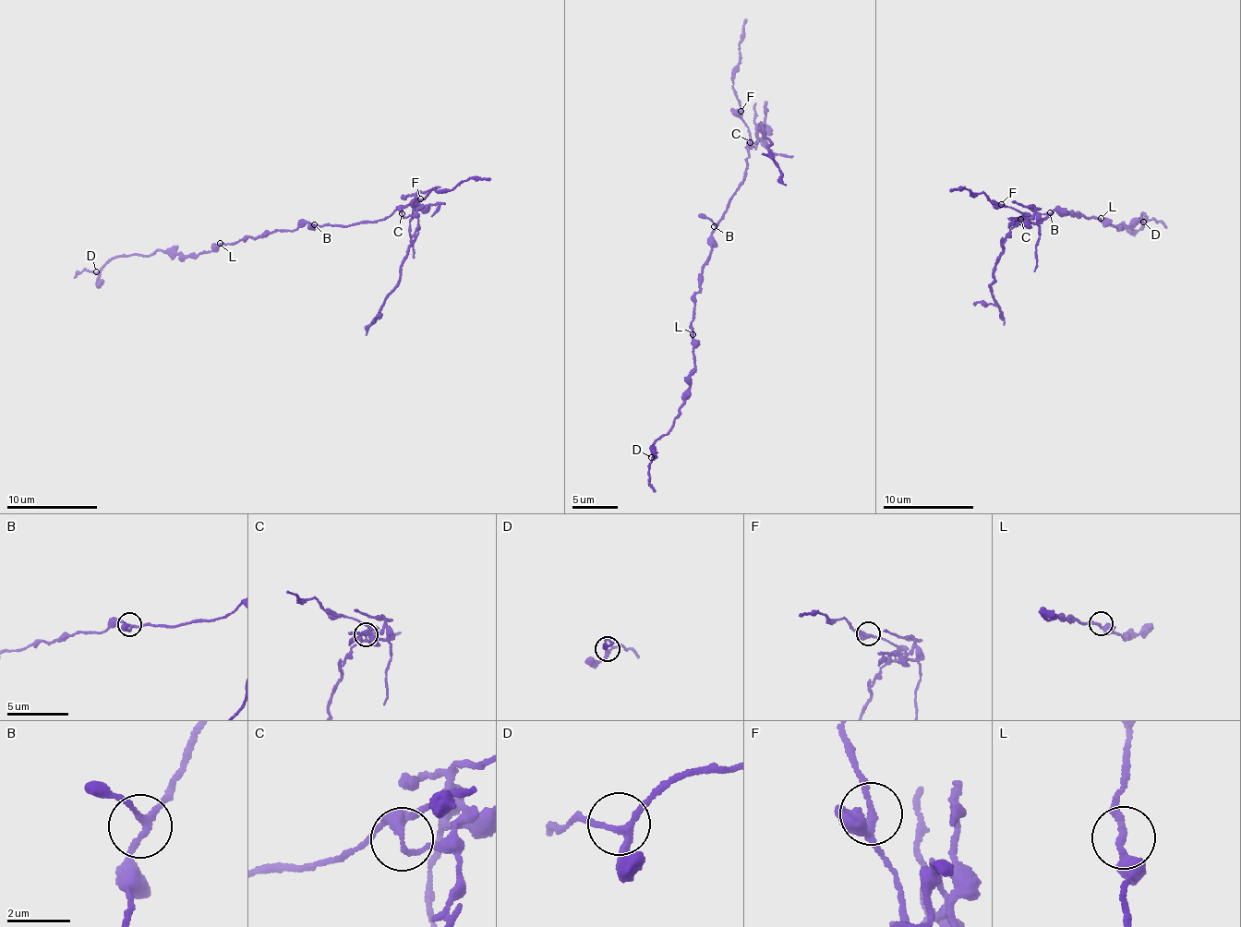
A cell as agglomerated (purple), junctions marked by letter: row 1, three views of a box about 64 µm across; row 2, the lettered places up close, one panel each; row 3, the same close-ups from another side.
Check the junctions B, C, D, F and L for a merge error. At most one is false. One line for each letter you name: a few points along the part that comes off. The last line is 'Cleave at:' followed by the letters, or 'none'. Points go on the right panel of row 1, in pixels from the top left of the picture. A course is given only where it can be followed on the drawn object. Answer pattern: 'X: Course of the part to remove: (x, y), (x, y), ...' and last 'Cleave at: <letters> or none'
C: Course of the part to remove: (1021, 220), (1023, 225), (1009, 229), (994, 277), (992, 295), (1003, 325)
Cleave at: C

